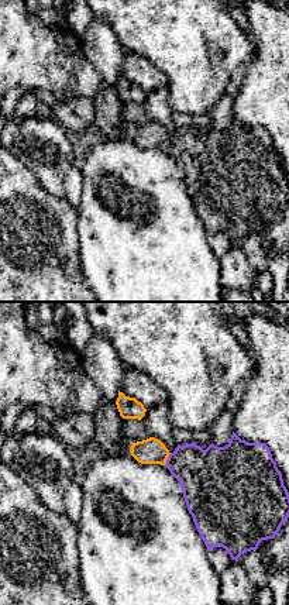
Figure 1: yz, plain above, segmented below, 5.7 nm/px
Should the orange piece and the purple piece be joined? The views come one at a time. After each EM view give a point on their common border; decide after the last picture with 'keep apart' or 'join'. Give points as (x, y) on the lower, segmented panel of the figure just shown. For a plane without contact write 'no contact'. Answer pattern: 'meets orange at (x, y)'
meets orange at (167, 459)

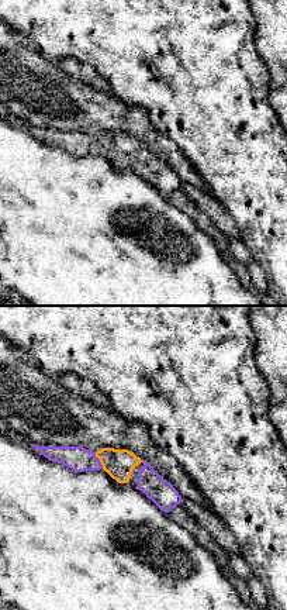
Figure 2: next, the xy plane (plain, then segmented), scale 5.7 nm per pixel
meets orange at (100, 461)

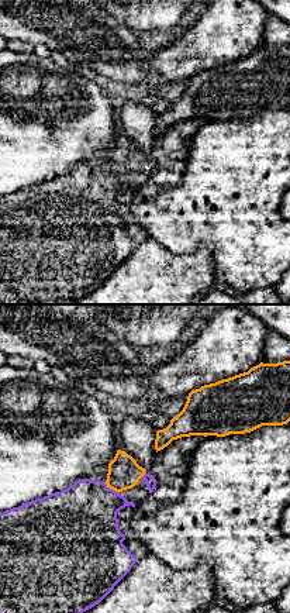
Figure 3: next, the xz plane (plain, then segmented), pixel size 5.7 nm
meets orange at (111, 488)

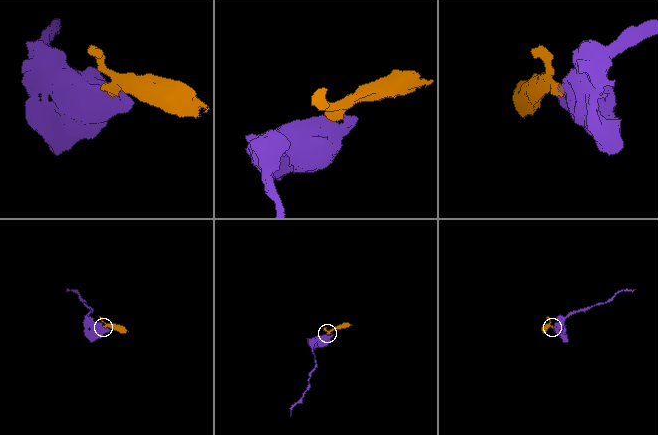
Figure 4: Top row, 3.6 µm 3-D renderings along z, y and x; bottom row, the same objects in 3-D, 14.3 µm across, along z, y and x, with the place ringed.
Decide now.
join

